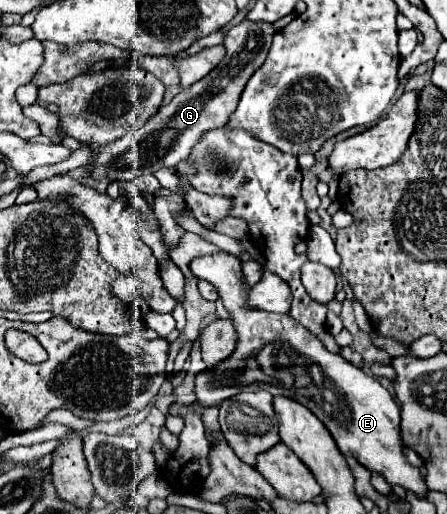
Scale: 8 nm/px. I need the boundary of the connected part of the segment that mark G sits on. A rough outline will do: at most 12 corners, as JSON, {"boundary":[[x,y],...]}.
{"boundary":[[273,23],[225,35],[227,55],[143,127],[105,145],[95,179],[175,167],[225,125],[263,65]]}

